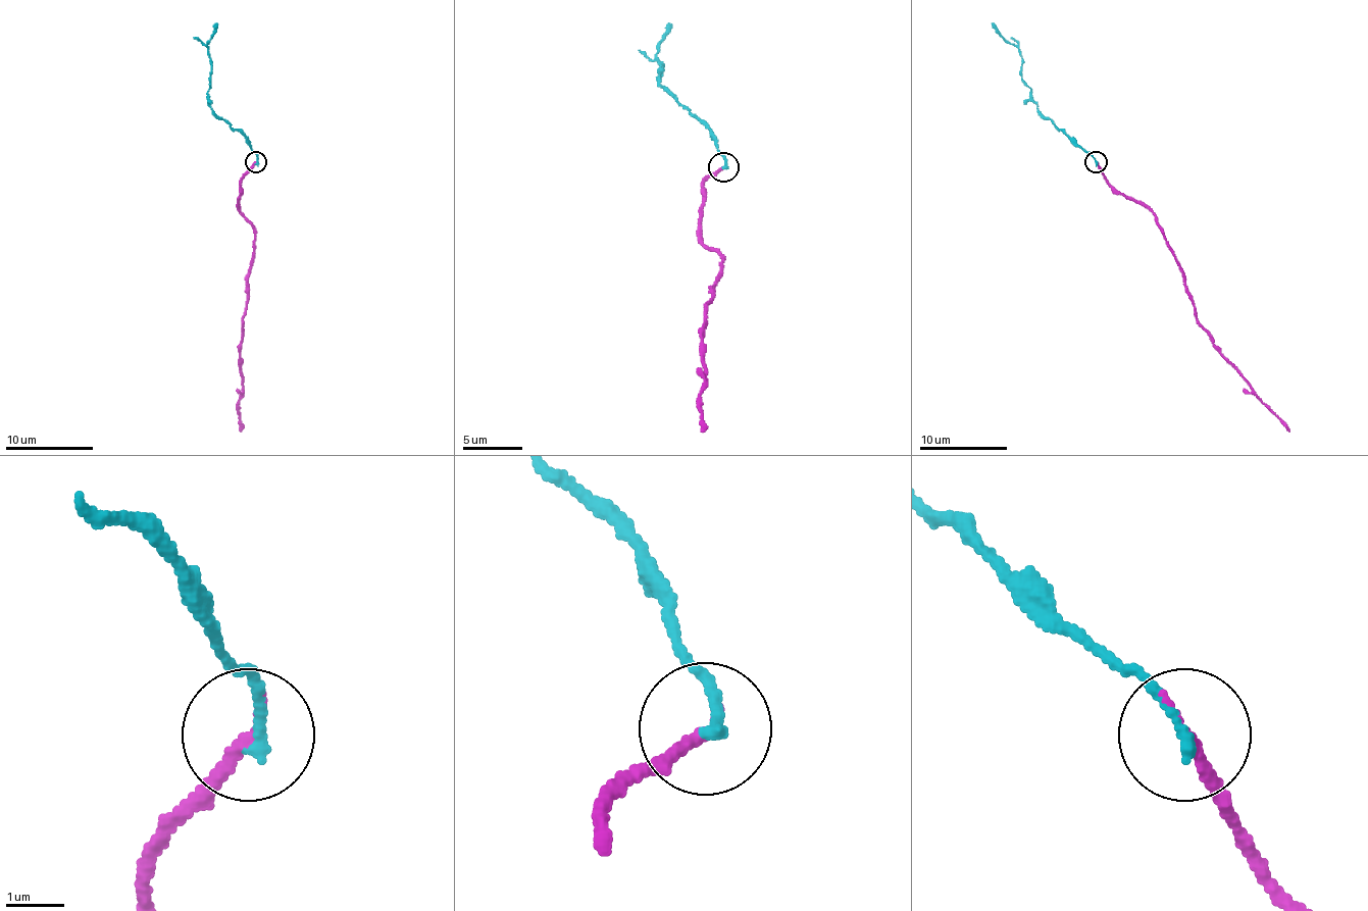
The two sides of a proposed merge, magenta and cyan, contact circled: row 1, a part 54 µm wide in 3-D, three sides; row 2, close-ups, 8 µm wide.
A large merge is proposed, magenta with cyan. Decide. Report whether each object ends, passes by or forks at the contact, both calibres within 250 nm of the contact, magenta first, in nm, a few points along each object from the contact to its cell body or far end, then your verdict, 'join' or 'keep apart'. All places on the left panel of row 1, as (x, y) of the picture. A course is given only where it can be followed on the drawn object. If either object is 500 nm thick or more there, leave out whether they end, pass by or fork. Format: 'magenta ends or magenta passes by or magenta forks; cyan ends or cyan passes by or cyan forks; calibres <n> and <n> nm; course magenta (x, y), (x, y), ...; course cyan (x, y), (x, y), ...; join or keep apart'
magenta ends; cyan ends; calibres 240 and 220 nm; course magenta (256, 162), (241, 182), (239, 210), (254, 230), (254, 258), (247, 273), (243, 321), (241, 431); course cyan (256, 162), (252, 145), (216, 114), (208, 101), (210, 53), (206, 42), (216, 22); keep apart

